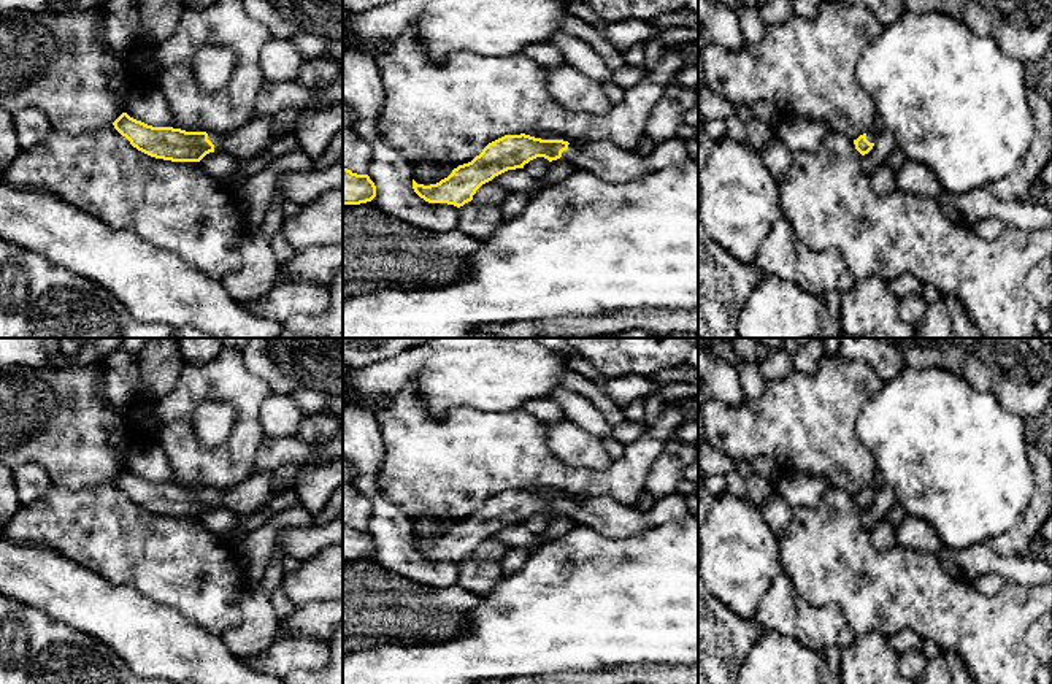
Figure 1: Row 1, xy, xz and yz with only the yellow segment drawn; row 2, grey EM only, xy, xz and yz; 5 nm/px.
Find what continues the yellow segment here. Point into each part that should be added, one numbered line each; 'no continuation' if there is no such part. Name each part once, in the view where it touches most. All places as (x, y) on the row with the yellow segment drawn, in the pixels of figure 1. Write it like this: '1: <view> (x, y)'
1: xy (313, 132)

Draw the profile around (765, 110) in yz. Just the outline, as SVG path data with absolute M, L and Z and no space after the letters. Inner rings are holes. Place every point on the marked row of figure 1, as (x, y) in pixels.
M770 100L757 102L751 106L752 116L763 121L770 127L776 129L776 125L782 119L782 113L776 108L776 105Z

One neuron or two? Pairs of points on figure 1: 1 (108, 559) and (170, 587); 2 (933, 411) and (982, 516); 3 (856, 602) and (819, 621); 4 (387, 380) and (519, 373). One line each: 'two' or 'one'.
1: one
2: one
3: two
4: one

